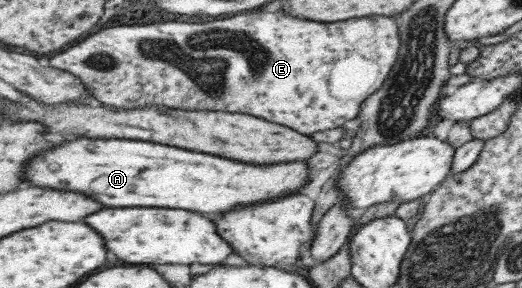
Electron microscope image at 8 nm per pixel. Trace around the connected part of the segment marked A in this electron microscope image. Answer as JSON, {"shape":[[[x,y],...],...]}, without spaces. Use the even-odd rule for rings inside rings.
{"shape":[[[80,138],[30,159],[26,181],[39,188],[80,192],[103,207],[184,209],[224,213],[235,207],[296,193],[308,179],[307,163],[243,164],[149,141]]]}

